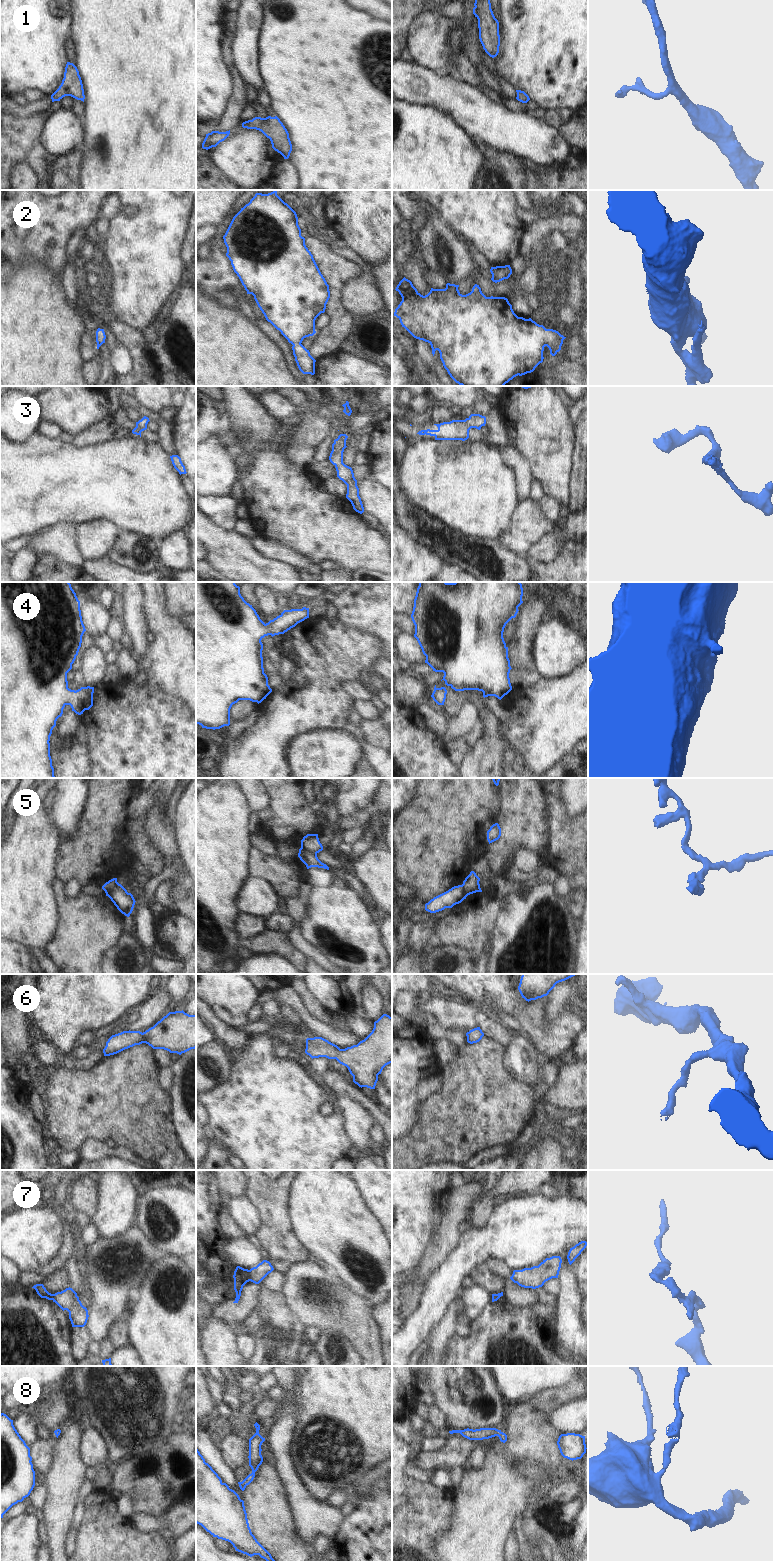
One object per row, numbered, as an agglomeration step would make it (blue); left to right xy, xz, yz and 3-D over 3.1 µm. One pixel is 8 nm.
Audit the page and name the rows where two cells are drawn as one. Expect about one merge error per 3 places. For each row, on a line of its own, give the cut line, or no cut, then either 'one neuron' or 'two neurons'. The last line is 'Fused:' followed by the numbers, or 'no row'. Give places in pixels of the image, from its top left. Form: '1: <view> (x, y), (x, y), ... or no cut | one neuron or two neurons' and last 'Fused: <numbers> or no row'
1: no cut | one neuron
2: no cut | one neuron
3: no cut | one neuron
4: no cut | one neuron
5: xz (301, 846), (311, 850), (316, 855) | two neurons
6: no cut | one neuron
7: xz (248, 1270), (249, 1280) | two neurons
8: no cut | one neuron
Fused: 5, 7

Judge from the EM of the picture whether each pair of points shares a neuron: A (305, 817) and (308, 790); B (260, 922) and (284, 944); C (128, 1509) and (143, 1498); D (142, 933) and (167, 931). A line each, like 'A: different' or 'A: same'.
A: different
B: different
C: different
D: different

